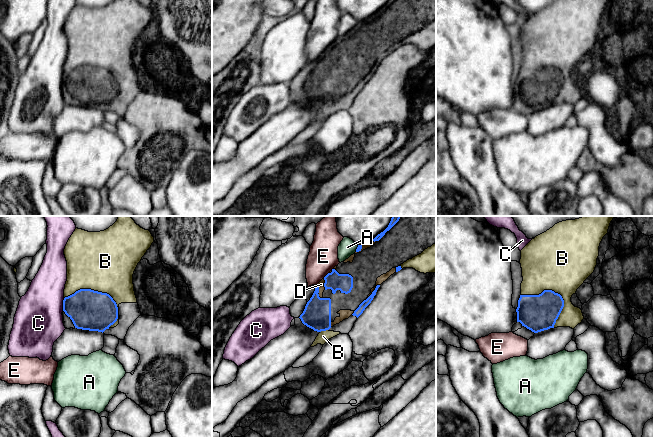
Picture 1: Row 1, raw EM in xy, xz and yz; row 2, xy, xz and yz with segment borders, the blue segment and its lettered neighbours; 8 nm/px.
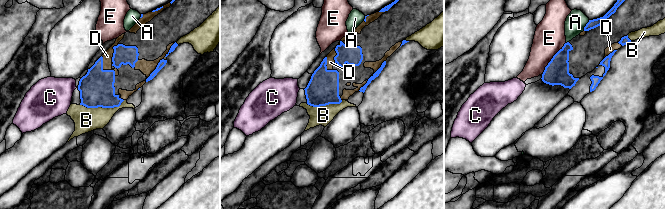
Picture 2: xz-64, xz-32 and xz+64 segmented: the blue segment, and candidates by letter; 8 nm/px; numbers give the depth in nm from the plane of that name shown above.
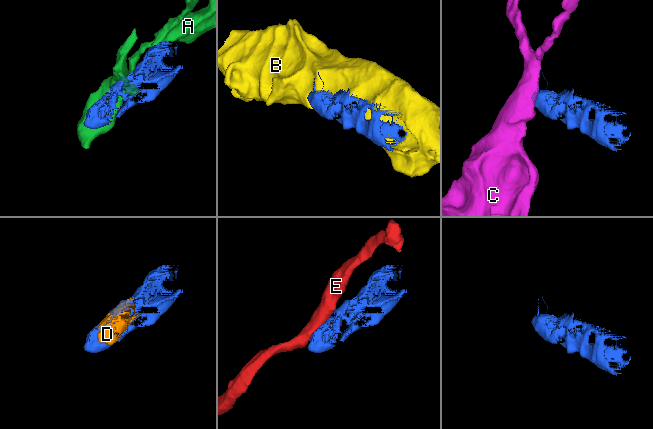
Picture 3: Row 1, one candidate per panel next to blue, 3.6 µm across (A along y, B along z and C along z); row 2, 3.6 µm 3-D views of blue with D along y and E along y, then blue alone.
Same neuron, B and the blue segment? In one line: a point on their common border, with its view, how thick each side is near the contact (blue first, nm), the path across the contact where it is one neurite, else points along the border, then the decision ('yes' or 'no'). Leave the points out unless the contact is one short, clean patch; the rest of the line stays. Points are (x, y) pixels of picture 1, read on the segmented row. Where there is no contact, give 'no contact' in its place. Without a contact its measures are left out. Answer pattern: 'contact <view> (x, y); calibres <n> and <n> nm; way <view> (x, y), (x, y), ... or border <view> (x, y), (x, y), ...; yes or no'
contact xy (97, 291); calibres 320 and 480 nm; yes

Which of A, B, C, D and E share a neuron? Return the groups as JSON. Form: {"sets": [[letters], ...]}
{"sets": [["A"], ["B", "D"], ["C"], ["E"]]}

